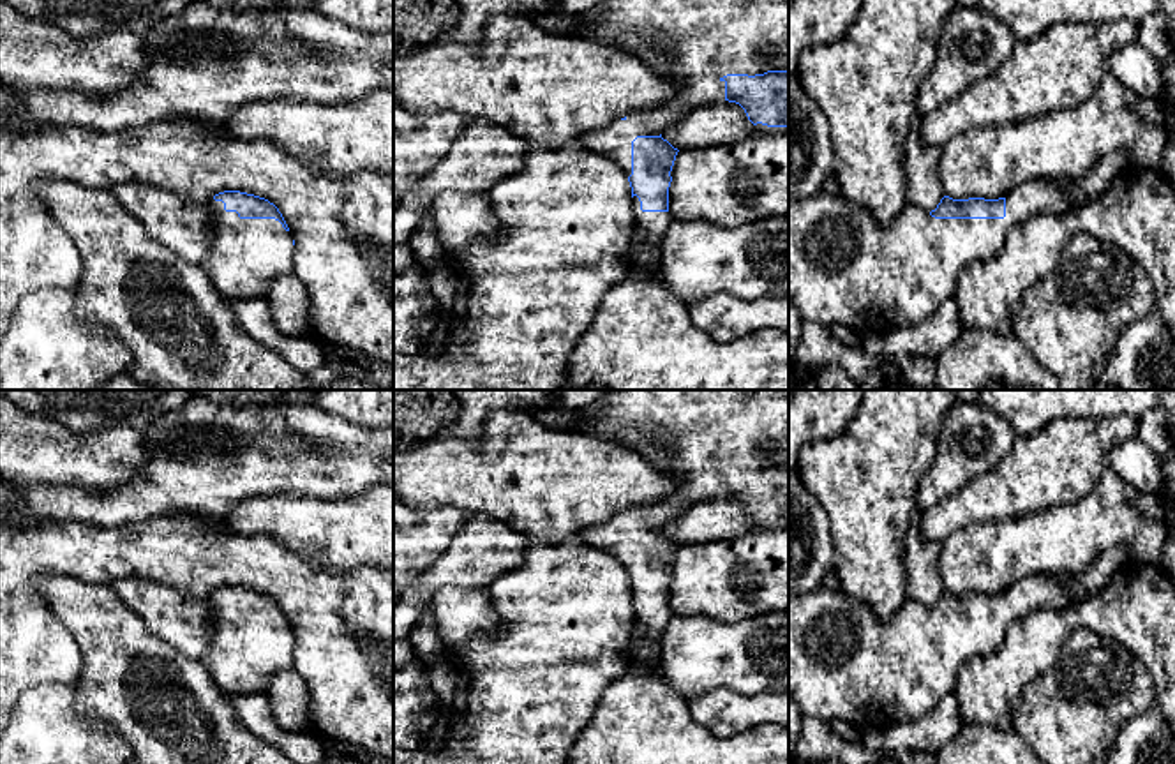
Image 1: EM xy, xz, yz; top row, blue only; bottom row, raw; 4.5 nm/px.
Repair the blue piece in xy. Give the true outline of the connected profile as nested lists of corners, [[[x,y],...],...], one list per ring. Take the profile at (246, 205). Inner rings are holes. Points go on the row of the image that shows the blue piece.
[[[224,191],[208,205],[215,226],[210,252],[199,266],[226,298],[263,298],[275,277],[293,273],[295,240],[273,203]]]

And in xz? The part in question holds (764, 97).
[[[603,0],[577,14],[575,37],[628,51],[656,76],[679,85],[669,102],[580,138],[584,148],[614,161],[628,176],[635,224],[647,236],[633,266],[660,268],[660,242],[674,221],[669,187],[679,152],[662,138],[663,131],[690,109],[729,101],[745,109],[757,134],[789,134],[789,0]]]

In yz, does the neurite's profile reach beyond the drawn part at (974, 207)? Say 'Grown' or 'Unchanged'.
Grown

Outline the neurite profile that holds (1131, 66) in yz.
[[[1129,42],[1110,53],[1106,71],[1141,99],[1159,101],[1163,94],[1163,67],[1138,42]]]

